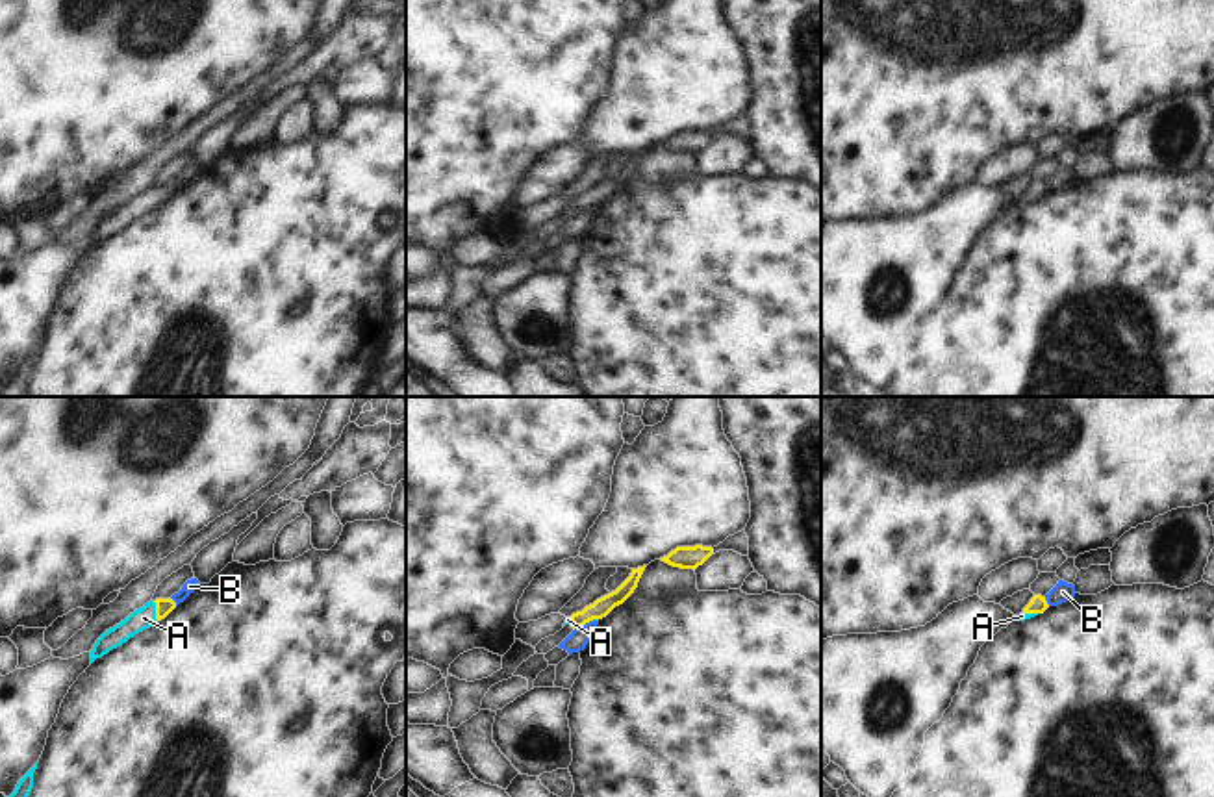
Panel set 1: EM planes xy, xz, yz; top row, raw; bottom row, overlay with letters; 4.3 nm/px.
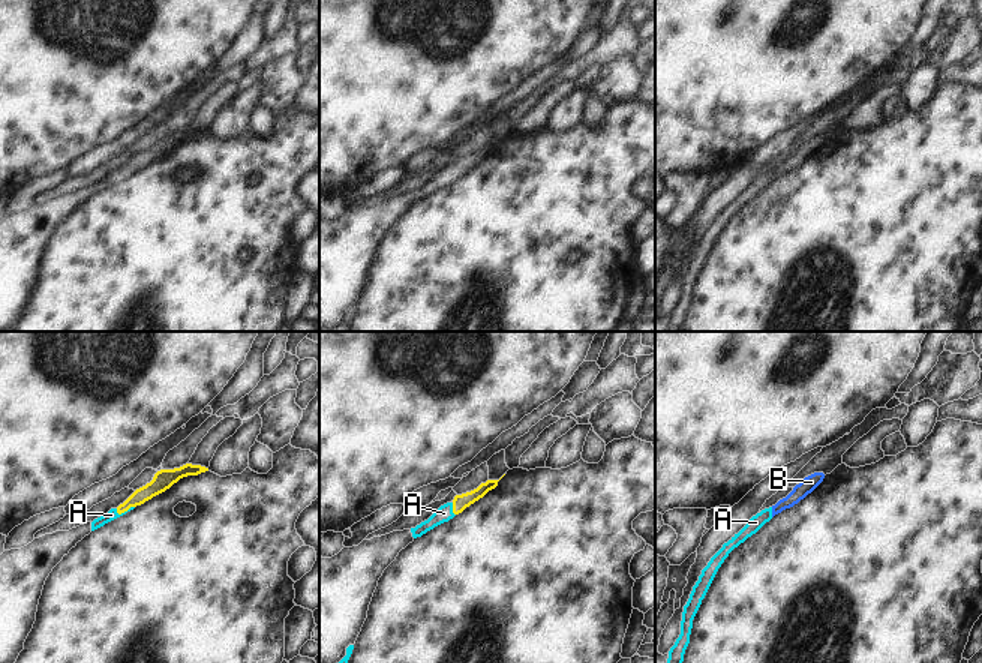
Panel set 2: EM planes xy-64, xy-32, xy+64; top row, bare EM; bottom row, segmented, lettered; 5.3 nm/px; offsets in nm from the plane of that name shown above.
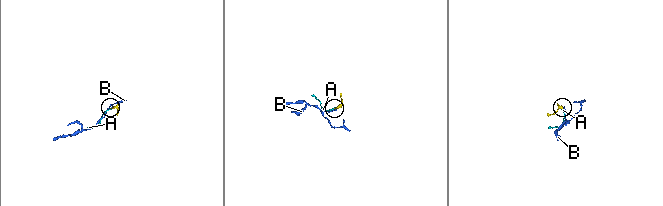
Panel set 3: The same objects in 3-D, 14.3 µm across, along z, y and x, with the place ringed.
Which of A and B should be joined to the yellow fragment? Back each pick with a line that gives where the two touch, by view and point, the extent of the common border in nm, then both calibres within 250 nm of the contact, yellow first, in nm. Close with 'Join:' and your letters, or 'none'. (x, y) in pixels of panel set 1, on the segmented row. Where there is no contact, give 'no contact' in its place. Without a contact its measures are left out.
A: meets yellow in xy at (156, 610); contact 90 nm long; 80 nm thick on the yellow side, 90 nm on the other
Join: A

